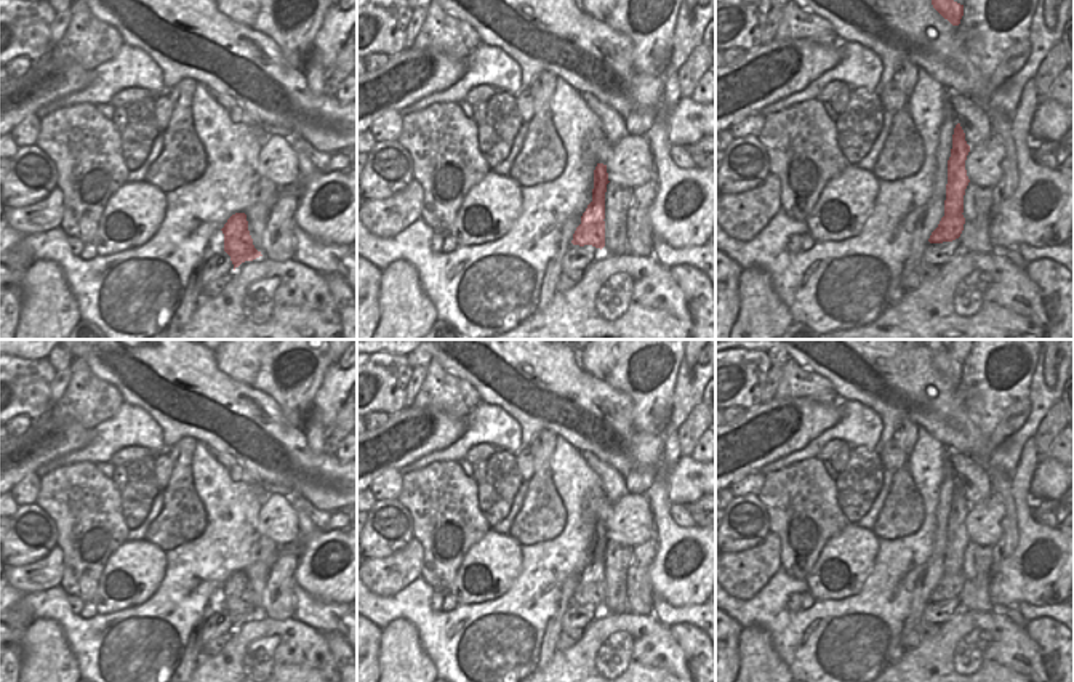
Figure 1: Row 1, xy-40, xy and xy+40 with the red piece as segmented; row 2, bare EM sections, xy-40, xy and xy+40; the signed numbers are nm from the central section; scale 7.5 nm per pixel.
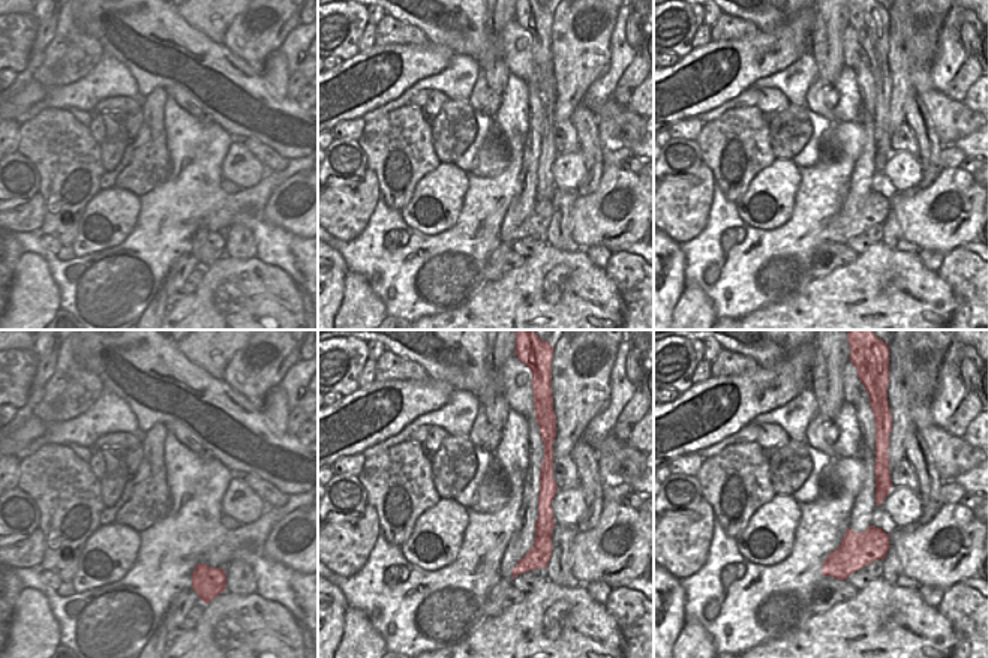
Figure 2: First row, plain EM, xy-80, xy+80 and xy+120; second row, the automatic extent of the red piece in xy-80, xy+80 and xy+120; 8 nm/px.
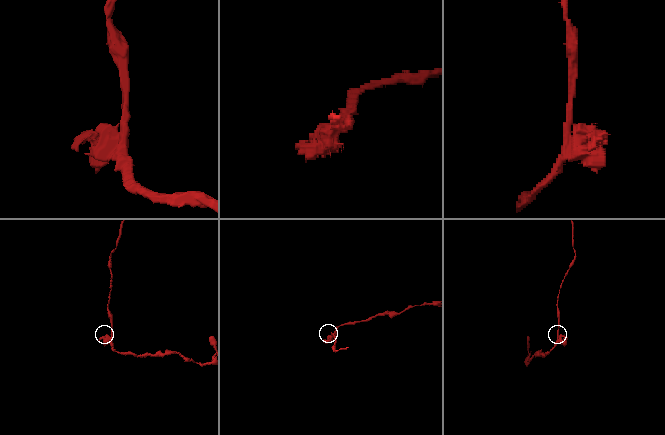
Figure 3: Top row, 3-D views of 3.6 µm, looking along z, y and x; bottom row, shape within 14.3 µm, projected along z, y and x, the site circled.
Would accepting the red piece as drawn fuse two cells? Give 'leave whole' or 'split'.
split

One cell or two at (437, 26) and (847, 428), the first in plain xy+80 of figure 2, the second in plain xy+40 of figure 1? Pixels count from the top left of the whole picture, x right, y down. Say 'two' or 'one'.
two

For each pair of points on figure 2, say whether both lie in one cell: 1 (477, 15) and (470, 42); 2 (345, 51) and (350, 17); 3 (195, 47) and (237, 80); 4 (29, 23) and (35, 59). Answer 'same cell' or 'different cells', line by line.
1: same cell
2: same cell
3: same cell
4: different cells

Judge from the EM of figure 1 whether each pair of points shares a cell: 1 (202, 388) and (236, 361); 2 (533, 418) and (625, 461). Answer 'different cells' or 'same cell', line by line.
1: different cells
2: same cell

